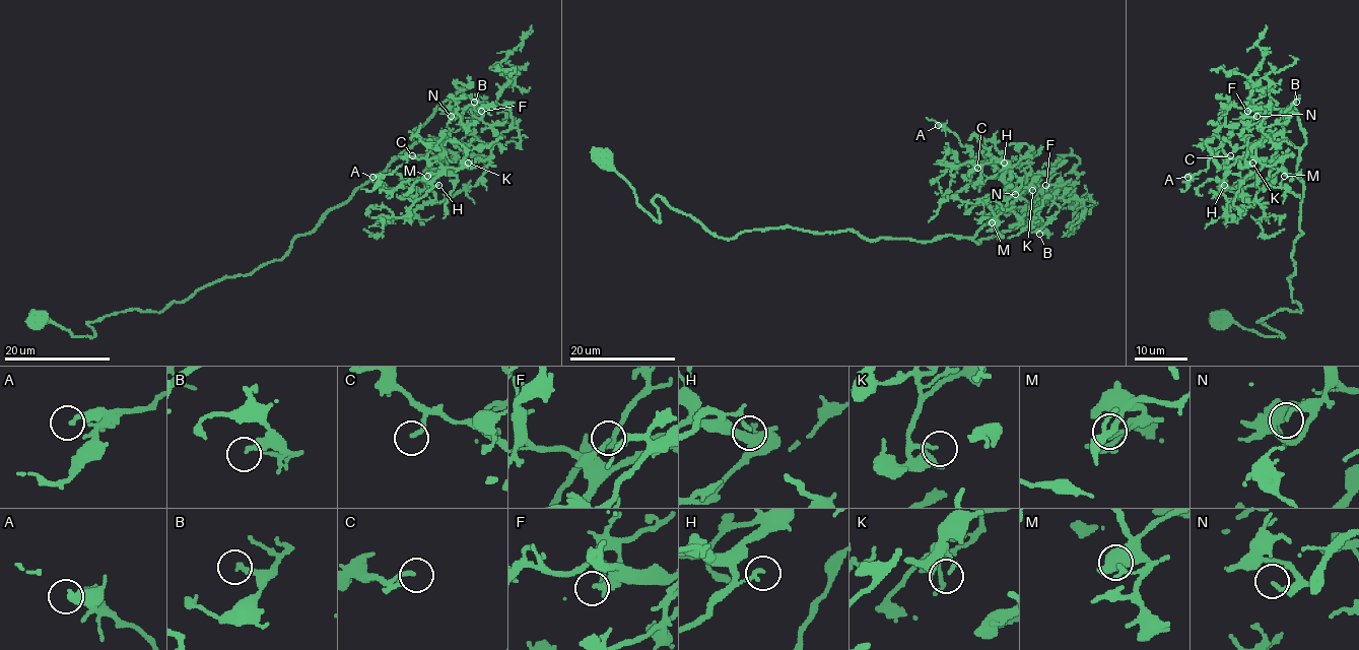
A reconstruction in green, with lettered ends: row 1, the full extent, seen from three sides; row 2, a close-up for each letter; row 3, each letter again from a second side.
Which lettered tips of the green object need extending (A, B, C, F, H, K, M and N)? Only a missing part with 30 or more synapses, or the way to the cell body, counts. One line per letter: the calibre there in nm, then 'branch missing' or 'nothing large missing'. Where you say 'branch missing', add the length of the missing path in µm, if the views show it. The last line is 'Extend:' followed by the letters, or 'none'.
A: 200 nm | nothing large missing
B: 280 nm | nothing large missing
C: 180 nm | branch missing | 10 µm
F: 200 nm | nothing large missing
H: 100 nm | nothing large missing
K: 130 nm | nothing large missing
M: 160 nm | nothing large missing
N: 180 nm | nothing large missing
Extend: C

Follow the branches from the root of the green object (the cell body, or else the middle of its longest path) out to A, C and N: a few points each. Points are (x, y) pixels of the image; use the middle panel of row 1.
A: (604, 158), (658, 220), (660, 196), (728, 239), (778, 228), (869, 239), (973, 237), (1005, 182), (938, 125)
C: (604, 158), (658, 220), (660, 196), (728, 239), (778, 228), (973, 237), (1005, 190), (997, 169), (977, 168)
N: (604, 158), (658, 220), (660, 196), (728, 239), (795, 228), (978, 243), (1013, 230), (1042, 196), (1015, 194)

